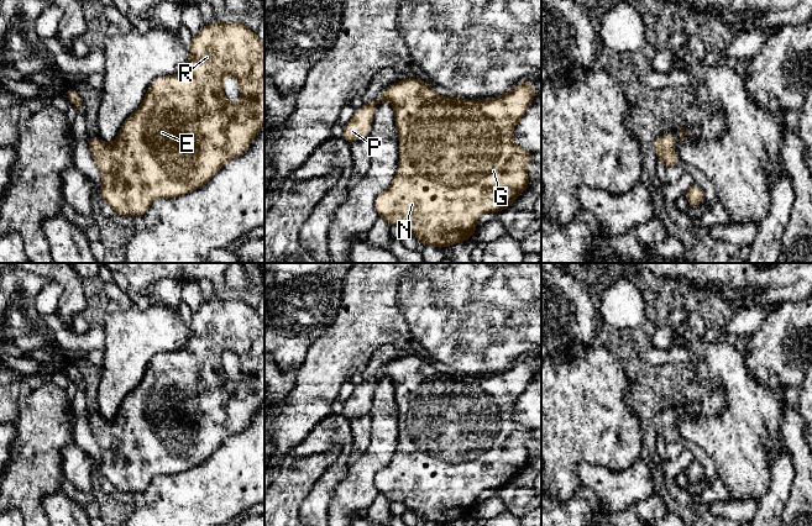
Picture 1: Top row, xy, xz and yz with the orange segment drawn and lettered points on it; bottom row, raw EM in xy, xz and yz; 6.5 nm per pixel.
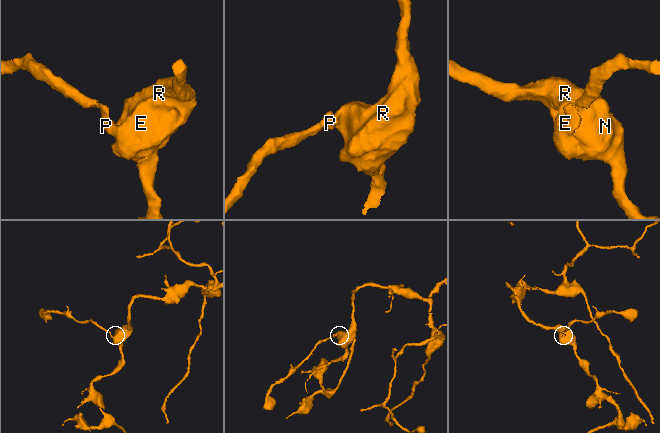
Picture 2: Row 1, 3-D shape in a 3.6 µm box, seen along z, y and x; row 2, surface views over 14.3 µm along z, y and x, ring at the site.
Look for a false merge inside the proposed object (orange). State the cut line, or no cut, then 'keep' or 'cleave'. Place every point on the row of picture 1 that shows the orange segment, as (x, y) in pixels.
cut none; keep

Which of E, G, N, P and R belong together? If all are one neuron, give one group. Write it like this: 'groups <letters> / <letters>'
groups E G N P R

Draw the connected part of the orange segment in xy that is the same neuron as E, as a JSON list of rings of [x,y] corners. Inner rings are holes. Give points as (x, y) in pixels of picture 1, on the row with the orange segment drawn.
[[[213,22],[204,26],[194,37],[188,48],[189,59],[182,73],[167,77],[156,78],[138,109],[131,114],[122,123],[117,137],[111,143],[104,143],[98,136],[90,137],[88,135],[89,151],[91,158],[101,173],[100,195],[108,205],[112,207],[116,214],[133,217],[136,215],[145,216],[148,211],[151,202],[156,199],[166,198],[172,199],[190,193],[210,182],[210,179],[231,159],[240,157],[251,144],[256,135],[264,127],[264,46],[261,43],[257,32],[251,31],[240,22],[222,25]],[[231,75],[239,81],[239,91],[242,98],[242,104],[232,104],[224,94],[222,78]]]

